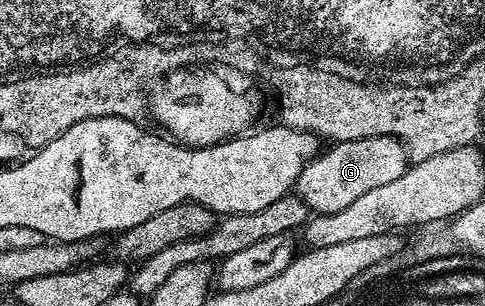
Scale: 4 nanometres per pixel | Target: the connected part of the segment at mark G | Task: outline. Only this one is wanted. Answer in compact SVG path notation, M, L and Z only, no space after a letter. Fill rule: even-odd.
M369 137L340 141L323 148L300 171L296 186L297 196L315 214L344 211L359 195L400 179L408 167L406 149L396 137ZM330 148L330 149L326 149Z

